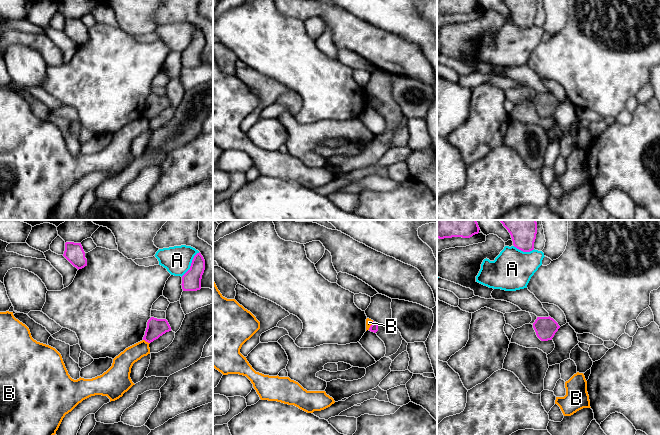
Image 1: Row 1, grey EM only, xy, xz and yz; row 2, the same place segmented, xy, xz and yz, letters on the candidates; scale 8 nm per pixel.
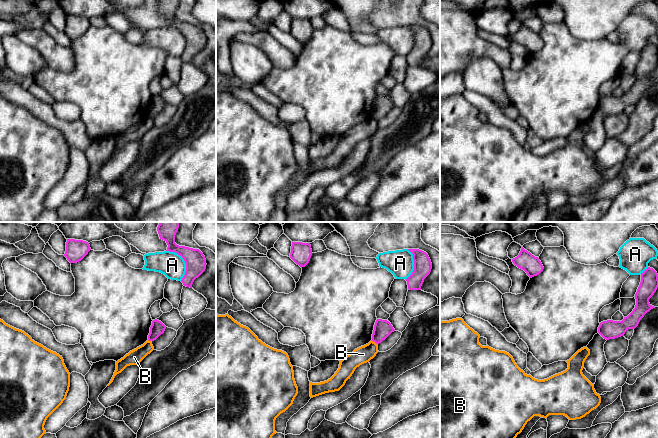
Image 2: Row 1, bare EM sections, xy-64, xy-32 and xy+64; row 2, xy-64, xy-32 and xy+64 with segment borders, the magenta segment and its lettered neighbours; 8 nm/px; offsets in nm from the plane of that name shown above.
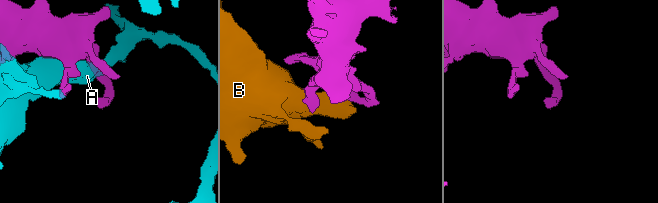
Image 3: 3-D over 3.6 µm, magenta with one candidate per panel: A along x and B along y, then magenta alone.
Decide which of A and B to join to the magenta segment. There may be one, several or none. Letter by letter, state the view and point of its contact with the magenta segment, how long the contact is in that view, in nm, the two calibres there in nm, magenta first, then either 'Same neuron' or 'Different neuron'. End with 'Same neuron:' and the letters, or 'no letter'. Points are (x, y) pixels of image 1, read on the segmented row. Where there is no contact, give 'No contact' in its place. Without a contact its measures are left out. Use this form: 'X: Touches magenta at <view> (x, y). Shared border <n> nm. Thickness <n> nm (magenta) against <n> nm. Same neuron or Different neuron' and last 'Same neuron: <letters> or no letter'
A: Touches magenta at xy (191, 264). Shared border 240 nm. Thickness 160 nm (magenta) against 220 nm. Different neuron
B: Touches magenta at xz (371, 325). Shared border 80 nm. Thickness 60 nm (magenta) against 50 nm. Different neuron
Same neuron: no letter

